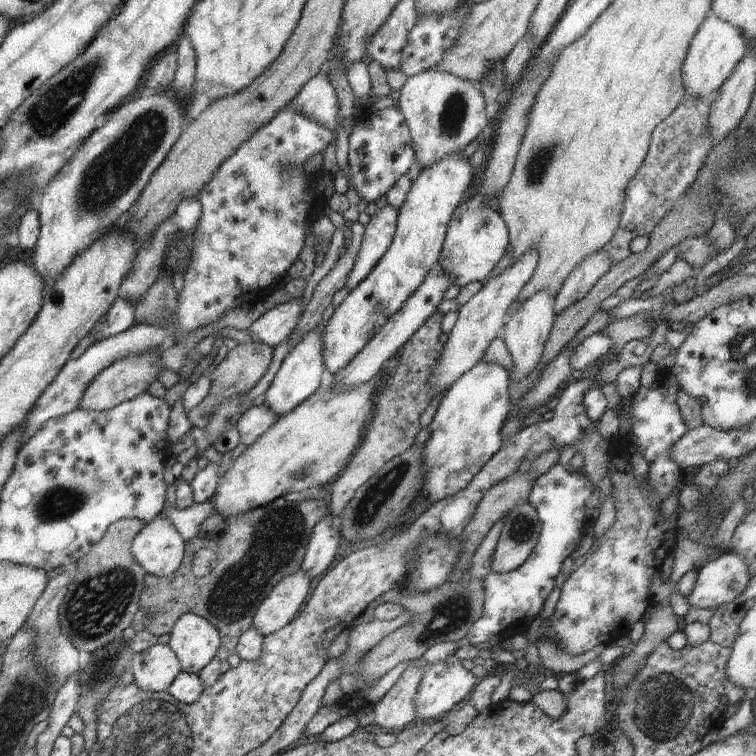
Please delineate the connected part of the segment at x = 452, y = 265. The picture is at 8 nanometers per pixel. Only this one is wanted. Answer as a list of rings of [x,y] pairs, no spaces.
[[[464,195],[448,223],[437,262],[442,274],[453,279],[453,284],[459,289],[473,282],[484,283],[498,260],[506,254],[508,243],[509,230],[498,210],[475,197],[468,198]]]

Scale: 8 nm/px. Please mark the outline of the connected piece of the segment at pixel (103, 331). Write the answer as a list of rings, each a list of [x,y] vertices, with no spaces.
[[[118,297],[108,309],[103,322],[98,322],[91,329],[89,333],[92,334],[92,338],[94,338],[96,343],[123,333],[125,330],[130,329],[136,322],[134,305],[127,300]]]

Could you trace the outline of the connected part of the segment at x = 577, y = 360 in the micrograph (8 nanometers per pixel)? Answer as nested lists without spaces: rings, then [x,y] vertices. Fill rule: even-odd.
[[[602,331],[593,333],[584,339],[573,352],[570,364],[575,373],[584,372],[590,366],[598,363],[600,358],[609,355],[615,342],[605,336]]]

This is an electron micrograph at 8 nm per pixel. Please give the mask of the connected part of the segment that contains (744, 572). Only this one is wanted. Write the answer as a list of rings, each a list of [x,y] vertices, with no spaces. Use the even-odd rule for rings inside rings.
[[[726,552],[704,563],[698,570],[698,580],[687,596],[691,608],[717,609],[734,600],[748,586],[751,574],[743,556]]]

